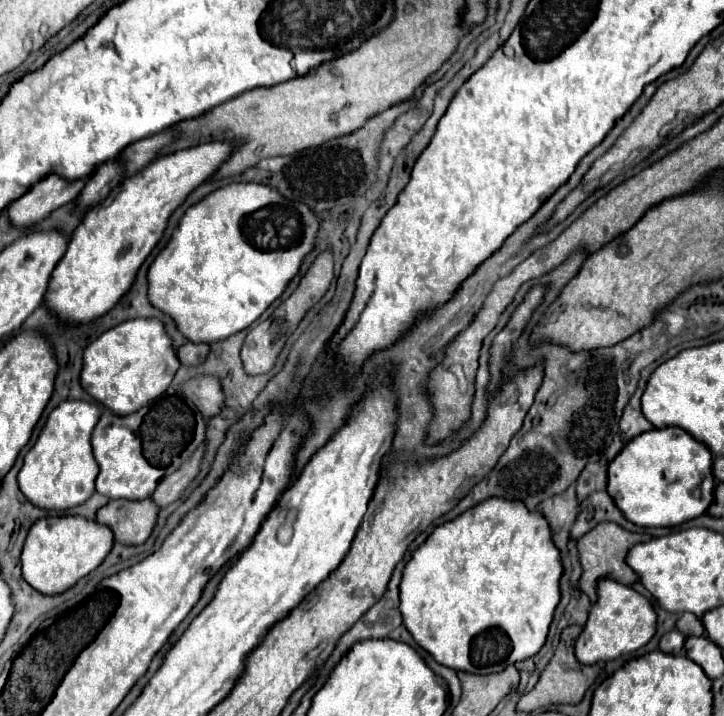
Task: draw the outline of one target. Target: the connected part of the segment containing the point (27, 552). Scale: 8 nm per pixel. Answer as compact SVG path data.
M49 516L37 520L23 546L23 580L43 594L61 594L95 570L113 548L111 528L81 516Z

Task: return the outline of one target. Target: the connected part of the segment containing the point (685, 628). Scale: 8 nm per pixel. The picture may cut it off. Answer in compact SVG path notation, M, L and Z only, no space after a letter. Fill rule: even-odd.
M691 612L681 614L681 618L677 620L677 630L681 634L685 634L685 636L703 636L705 634L701 618L695 616L695 614L691 614Z

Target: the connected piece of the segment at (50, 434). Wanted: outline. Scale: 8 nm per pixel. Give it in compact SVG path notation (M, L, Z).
M83 400L61 402L47 418L35 446L27 452L19 472L19 488L37 508L63 510L85 502L95 492L99 466L91 452L91 432L99 422L101 408Z

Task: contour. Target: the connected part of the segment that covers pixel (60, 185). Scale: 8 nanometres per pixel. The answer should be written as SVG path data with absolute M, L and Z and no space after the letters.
M49 176L45 180L41 180L41 184L29 188L29 192L25 192L25 196L21 196L21 200L15 200L11 204L9 212L9 220L15 226L33 226L37 222L41 222L43 218L47 218L55 208L75 200L87 178L79 178L79 180L65 180L61 176Z

